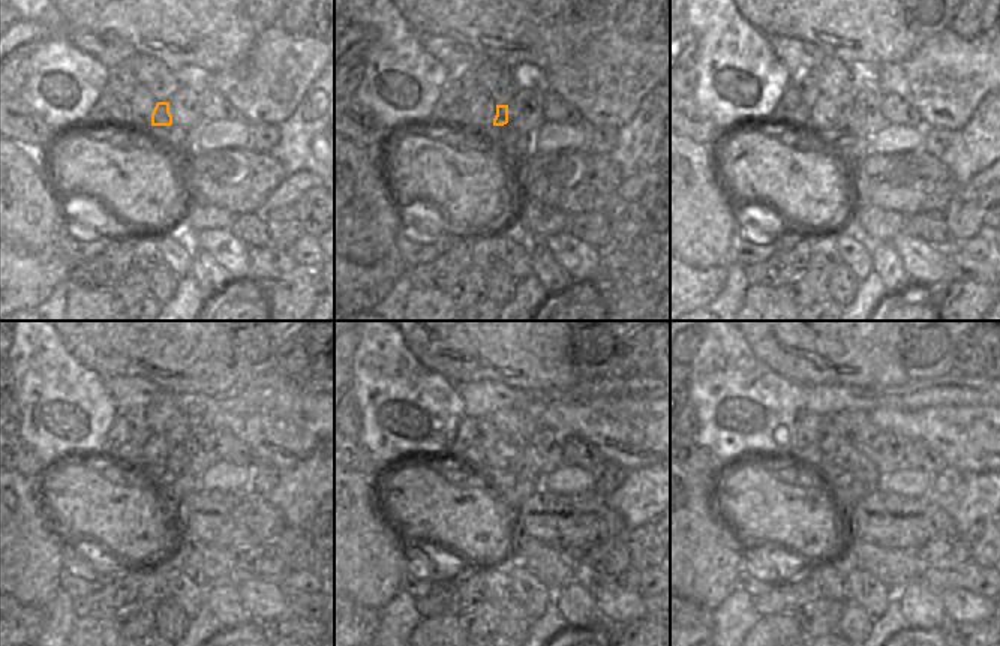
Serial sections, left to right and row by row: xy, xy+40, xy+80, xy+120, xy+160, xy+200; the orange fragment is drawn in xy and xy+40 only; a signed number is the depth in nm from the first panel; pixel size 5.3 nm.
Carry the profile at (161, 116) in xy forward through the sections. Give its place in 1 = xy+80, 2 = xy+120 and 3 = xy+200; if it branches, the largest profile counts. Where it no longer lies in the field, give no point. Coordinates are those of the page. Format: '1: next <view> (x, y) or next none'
1: next xy+80 (841, 119)
2: next xy+120 (176, 459)
3: next xy+200 (859, 463)

